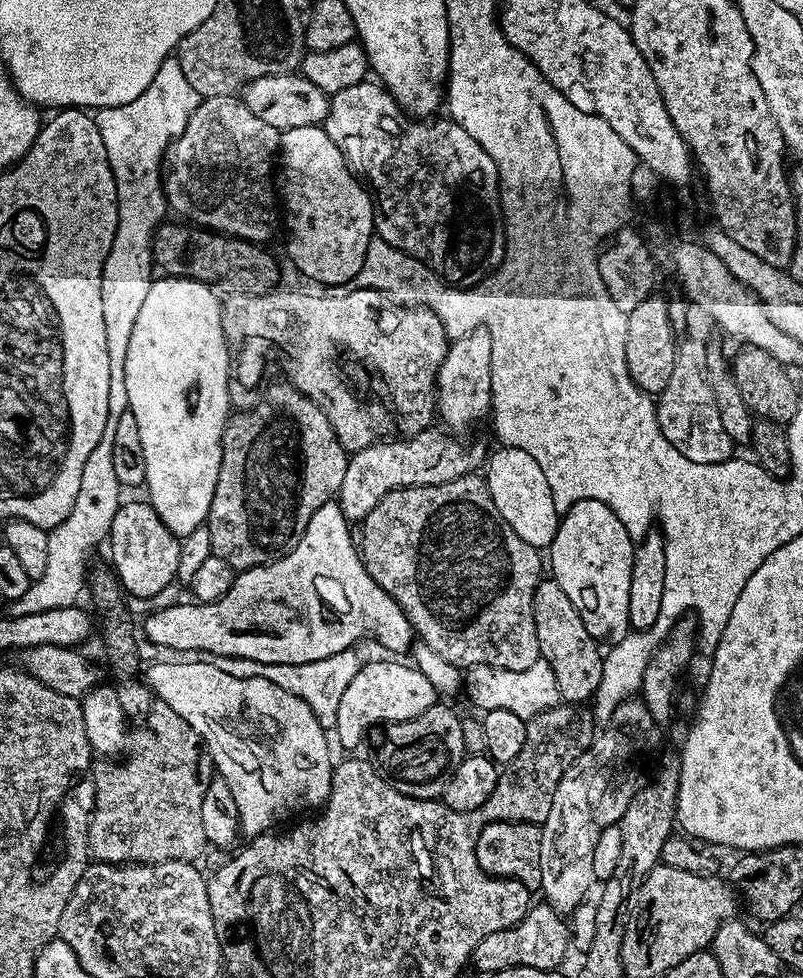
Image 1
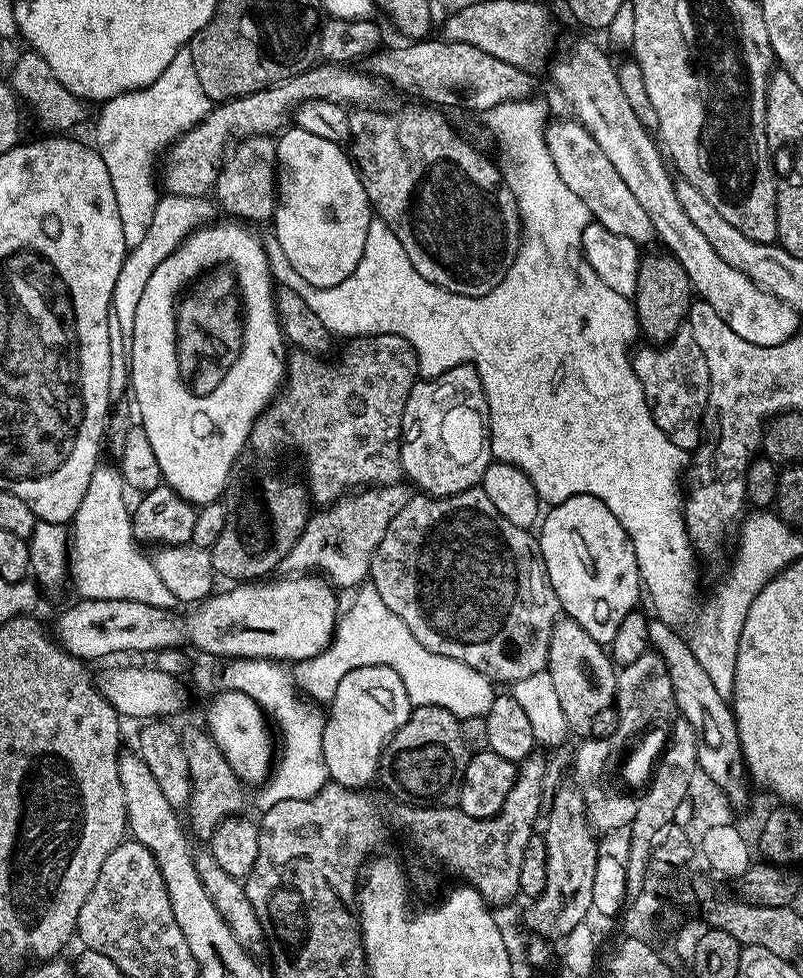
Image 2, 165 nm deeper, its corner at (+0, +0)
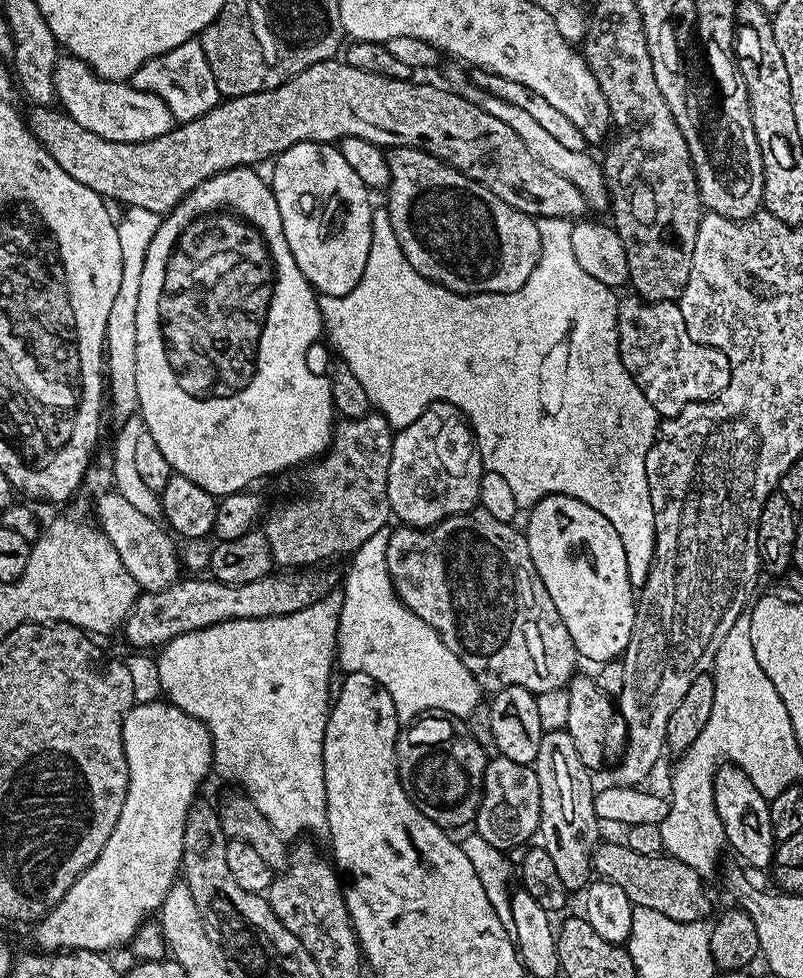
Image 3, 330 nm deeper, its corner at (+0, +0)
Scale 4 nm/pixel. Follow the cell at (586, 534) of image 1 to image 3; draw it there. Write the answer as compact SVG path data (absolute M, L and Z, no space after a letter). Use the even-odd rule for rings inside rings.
M543 496L527 516L528 528L523 529L523 534L528 539L530 558L550 598L554 598L554 606L558 606L558 614L566 630L570 630L577 653L583 659L585 656L595 662L623 657L636 621L636 596L632 576L626 570L626 550L618 530L610 526L610 518L606 518L606 514L598 514L591 504L569 496Z

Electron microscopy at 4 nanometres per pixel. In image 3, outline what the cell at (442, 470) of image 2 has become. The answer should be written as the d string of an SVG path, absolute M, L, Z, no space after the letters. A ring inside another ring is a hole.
M443 402L431 404L413 427L393 435L388 497L393 517L400 519L401 525L429 528L451 516L473 511L479 505L480 479L486 469L475 443L460 444L460 440L469 436L467 420L453 404Z

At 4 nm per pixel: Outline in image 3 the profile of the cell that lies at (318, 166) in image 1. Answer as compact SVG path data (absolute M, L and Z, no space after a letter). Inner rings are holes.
M302 142L301 144L295 144L290 146L290 150L286 150L275 157L272 166L272 176L270 175L272 193L278 202L278 214L282 214L282 230L286 230L286 243L290 245L290 254L294 254L294 262L298 262L298 270L302 270L302 274L311 282L317 293L325 296L345 296L350 294L350 290L354 290L354 286L358 286L362 274L368 270L366 258L370 258L372 214L374 211L374 203L372 204L371 198L368 197L371 196L370 189L362 182L362 178L358 178L358 174L354 174L354 170L350 170L350 162L346 162L346 158L342 158L339 147L335 143L315 144L314 142Z

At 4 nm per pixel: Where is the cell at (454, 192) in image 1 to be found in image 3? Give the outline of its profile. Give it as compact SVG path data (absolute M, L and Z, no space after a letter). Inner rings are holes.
M394 148L387 153L387 157L390 182L386 189L386 195L388 195L386 207L390 226L398 238L398 246L402 250L402 254L406 254L406 262L410 262L410 266L414 266L414 270L418 270L418 274L422 274L422 278L432 280L434 283L442 285L443 288L449 288L452 292L461 292L464 296L477 296L479 292L513 292L522 286L522 282L526 282L526 278L530 278L540 257L540 235L533 217L528 216L525 212L514 210L514 206L502 202L502 198L498 198L493 192L486 190L486 186L466 178L466 174L454 170L449 164L434 158L428 152L417 148Z

